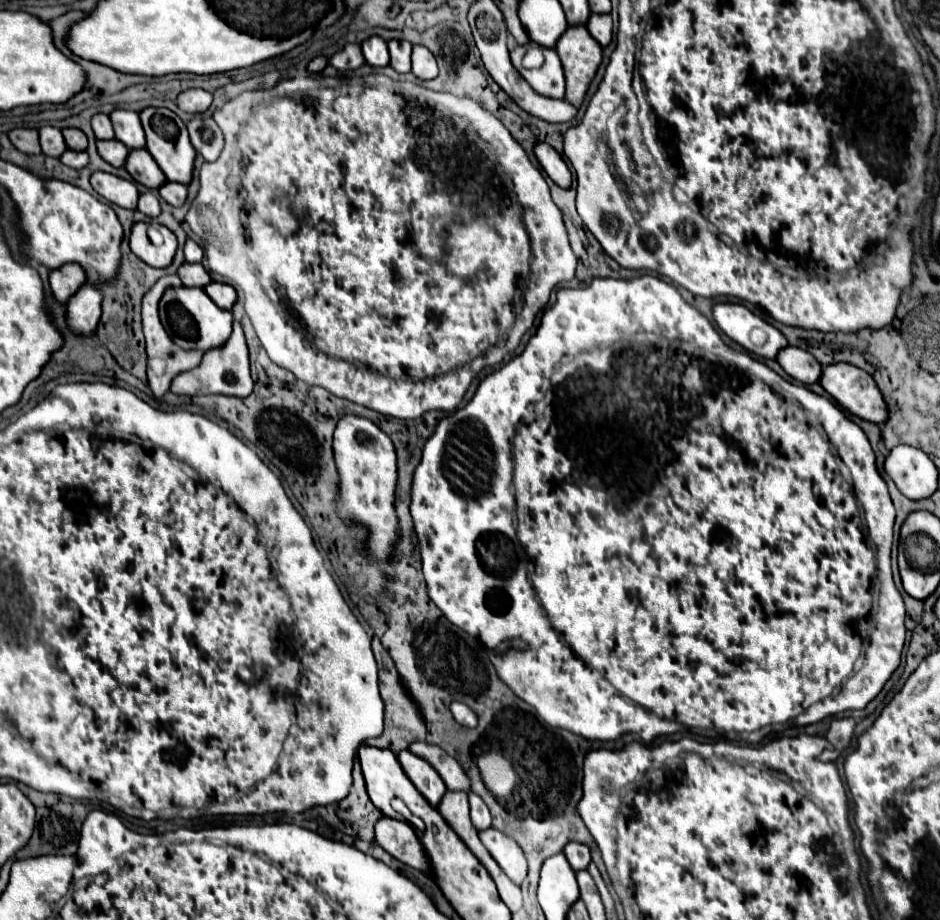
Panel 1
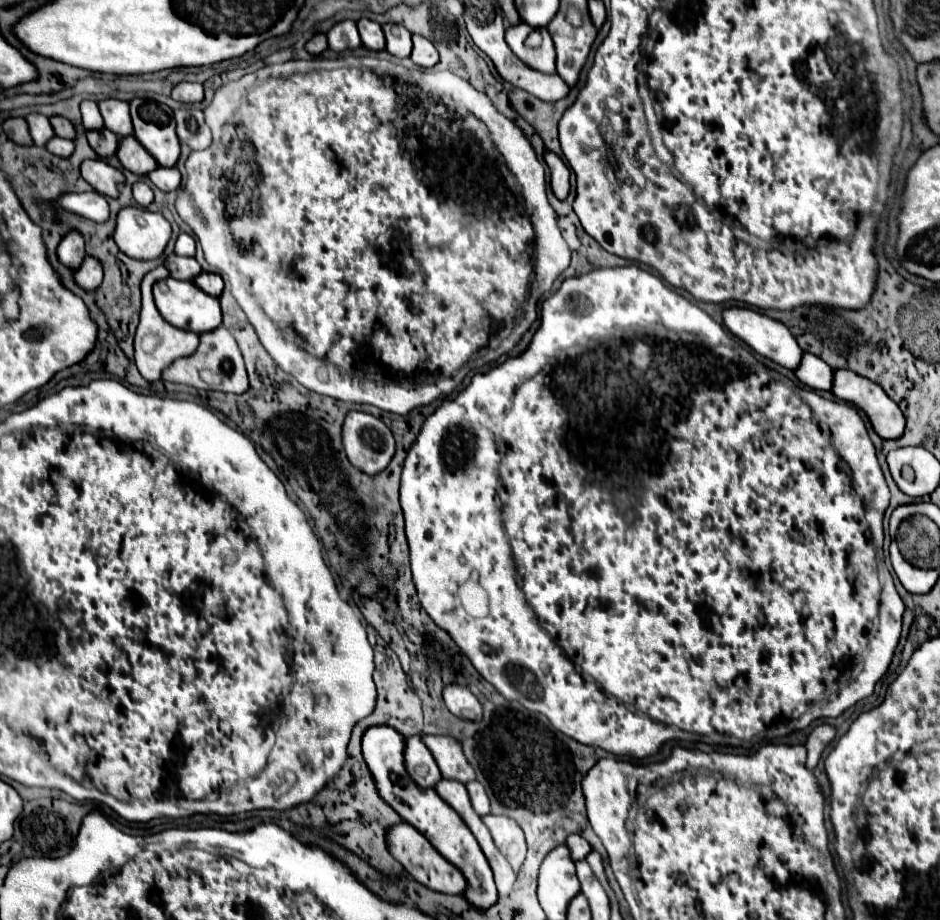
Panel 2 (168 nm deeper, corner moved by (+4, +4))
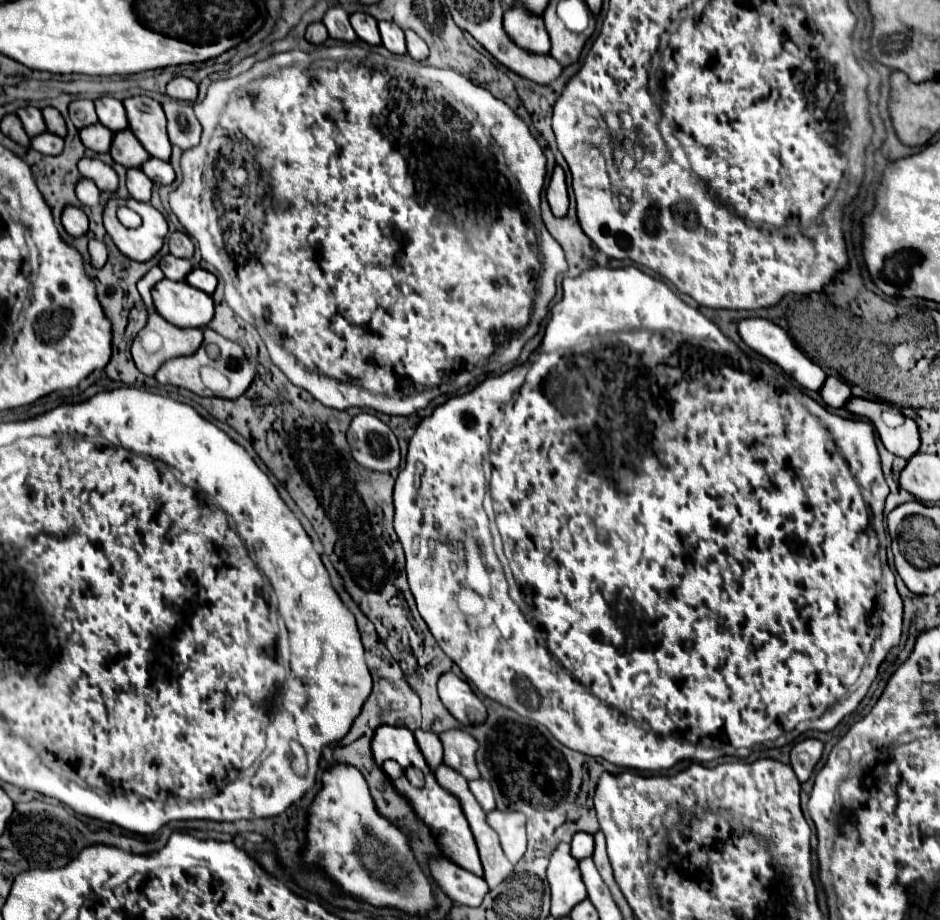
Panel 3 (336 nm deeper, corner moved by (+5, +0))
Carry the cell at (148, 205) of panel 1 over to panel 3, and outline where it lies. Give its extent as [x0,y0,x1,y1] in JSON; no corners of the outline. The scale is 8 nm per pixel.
[127,169,153,201]

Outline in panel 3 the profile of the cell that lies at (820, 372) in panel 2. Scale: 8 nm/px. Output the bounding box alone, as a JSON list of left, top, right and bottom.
[821,377,853,409]

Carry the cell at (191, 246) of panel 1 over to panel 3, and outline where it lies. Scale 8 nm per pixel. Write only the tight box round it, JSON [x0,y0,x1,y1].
[169,231,193,259]

